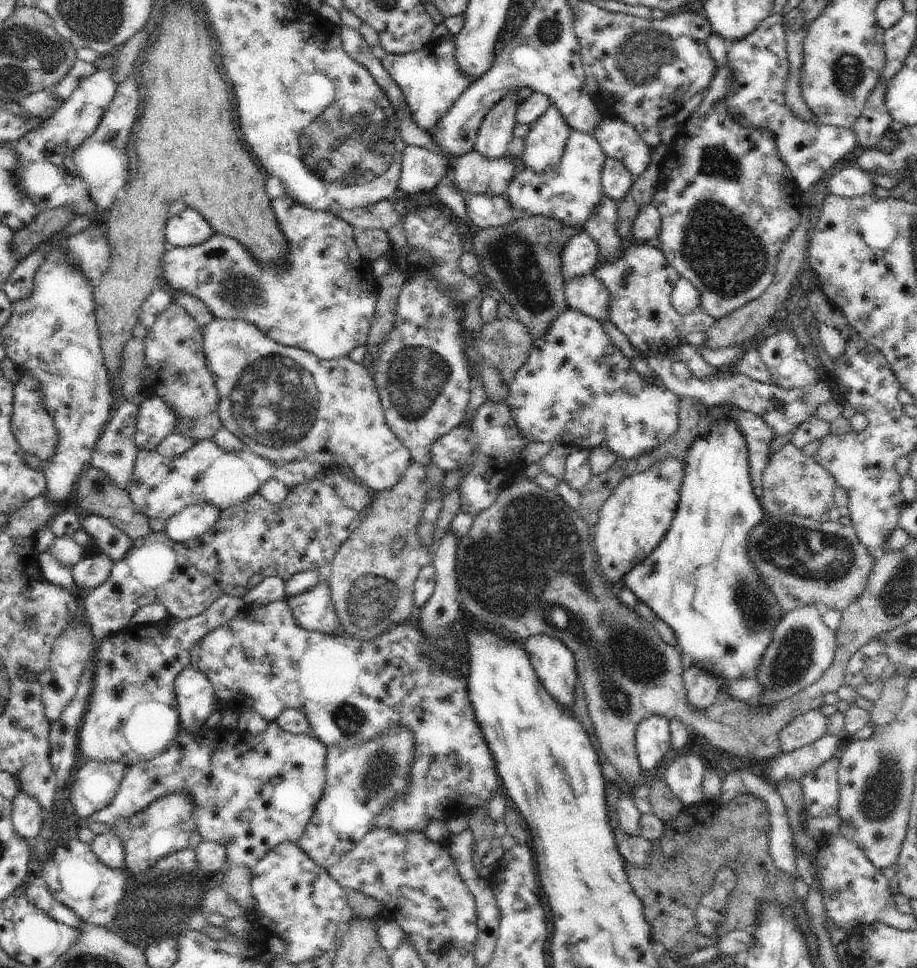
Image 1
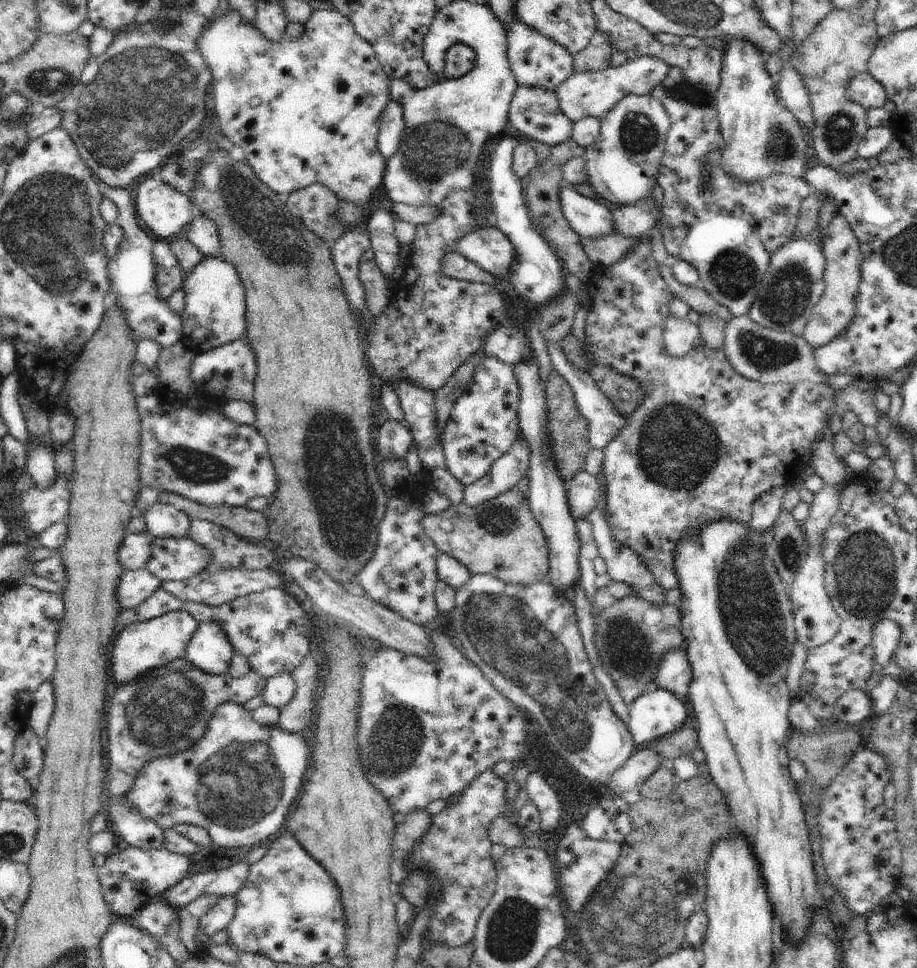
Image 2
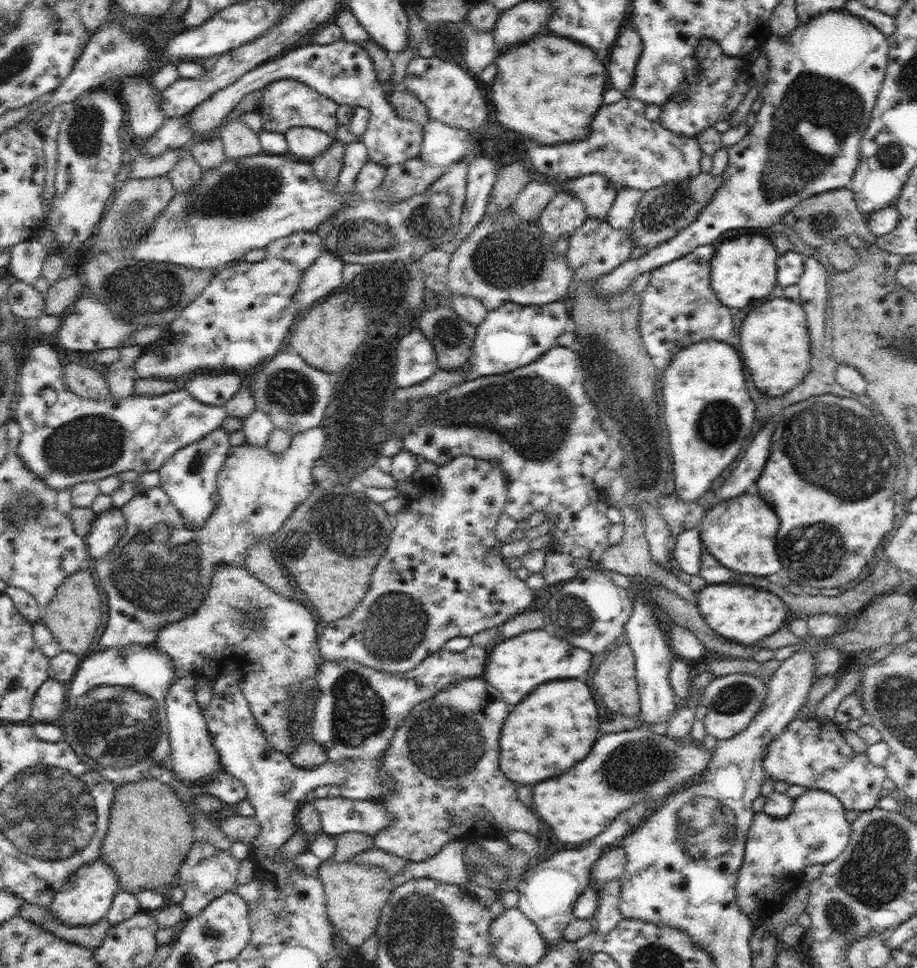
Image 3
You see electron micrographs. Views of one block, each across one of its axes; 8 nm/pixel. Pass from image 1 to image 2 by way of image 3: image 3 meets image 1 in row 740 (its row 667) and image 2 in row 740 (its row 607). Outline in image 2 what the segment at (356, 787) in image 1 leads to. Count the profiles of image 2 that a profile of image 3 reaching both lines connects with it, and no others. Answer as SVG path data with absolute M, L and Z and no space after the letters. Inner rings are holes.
M432 630L429 632L432 646L434 646L434 656L432 658L420 658L420 656L404 654L394 648L386 647L378 650L378 654L365 661L363 676L360 686L360 708L358 708L358 748L360 748L360 762L362 768L366 772L366 778L376 786L376 790L388 802L390 810L394 814L402 814L408 816L410 812L415 810L425 811L428 805L438 798L446 800L450 796L460 795L465 788L468 788L476 776L480 776L482 772L491 770L496 766L497 762L508 761L515 764L523 760L523 757L529 752L528 750L528 732L526 732L526 720L524 713L517 705L510 702L508 698L504 698L494 686L482 674L482 670L476 666L462 651L460 645L457 644L451 633L442 633L440 630Z

